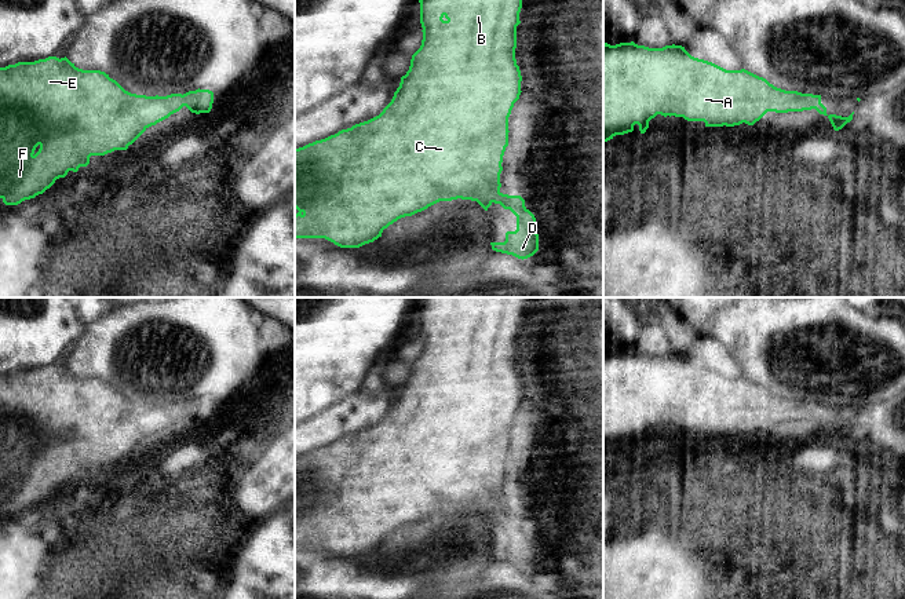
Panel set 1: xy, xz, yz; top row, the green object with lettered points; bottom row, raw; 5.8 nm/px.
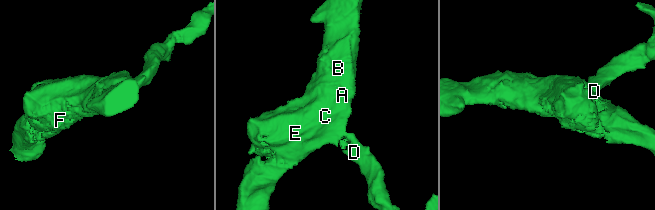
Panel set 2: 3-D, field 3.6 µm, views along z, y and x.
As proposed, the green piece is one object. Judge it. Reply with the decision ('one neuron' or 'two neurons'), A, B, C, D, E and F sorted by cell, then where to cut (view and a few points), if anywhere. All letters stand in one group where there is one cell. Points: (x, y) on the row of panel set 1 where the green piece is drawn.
one neuron; A B C D E F; no cut

